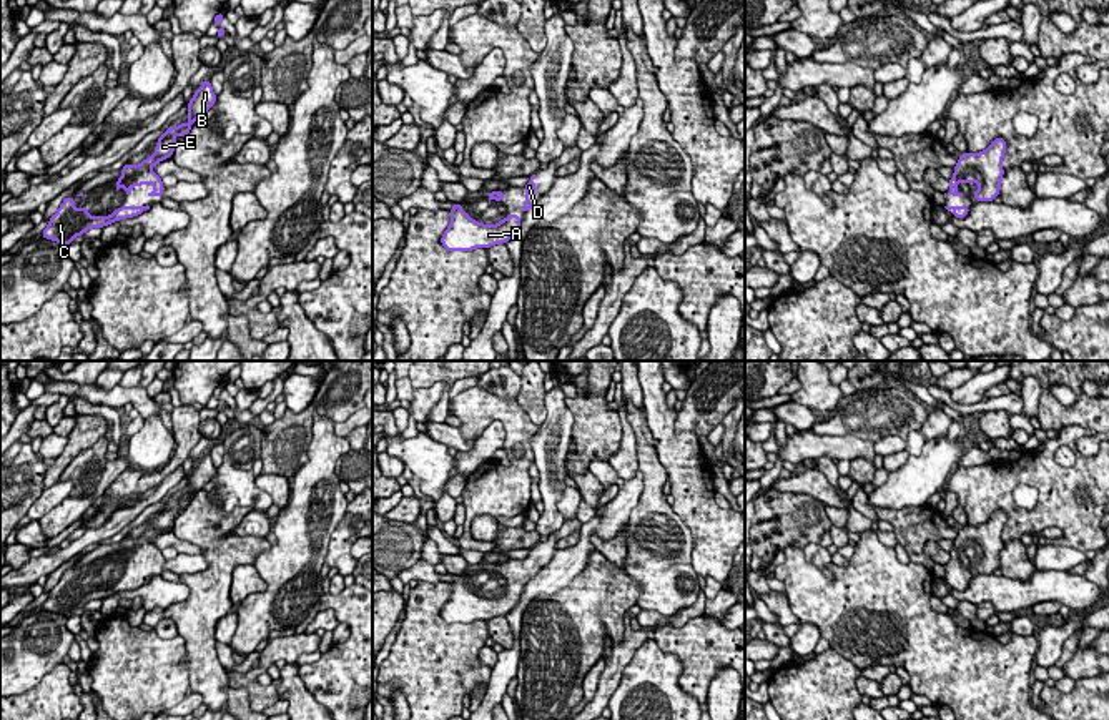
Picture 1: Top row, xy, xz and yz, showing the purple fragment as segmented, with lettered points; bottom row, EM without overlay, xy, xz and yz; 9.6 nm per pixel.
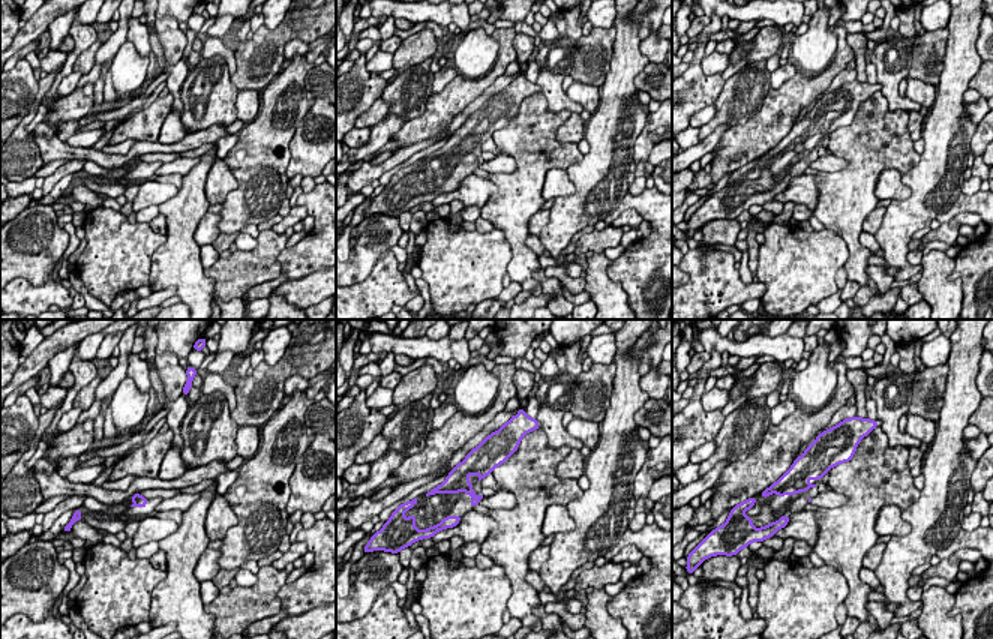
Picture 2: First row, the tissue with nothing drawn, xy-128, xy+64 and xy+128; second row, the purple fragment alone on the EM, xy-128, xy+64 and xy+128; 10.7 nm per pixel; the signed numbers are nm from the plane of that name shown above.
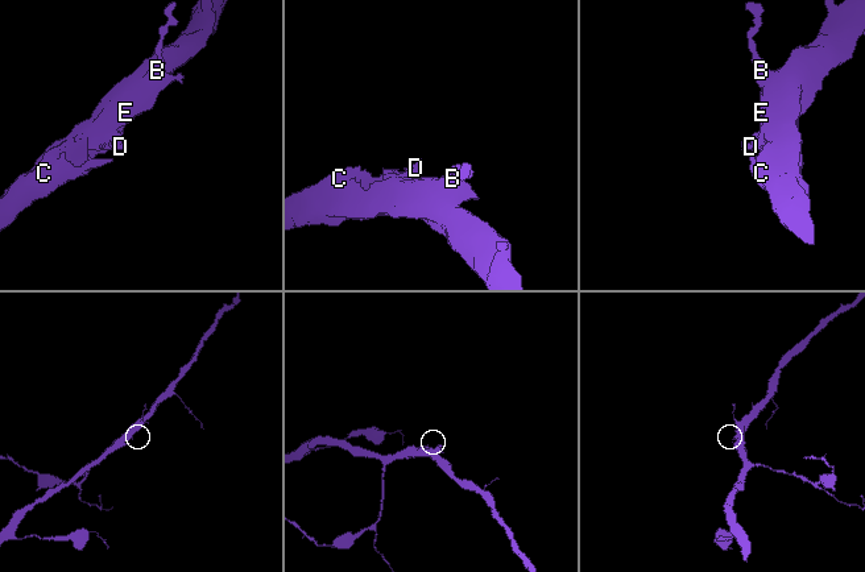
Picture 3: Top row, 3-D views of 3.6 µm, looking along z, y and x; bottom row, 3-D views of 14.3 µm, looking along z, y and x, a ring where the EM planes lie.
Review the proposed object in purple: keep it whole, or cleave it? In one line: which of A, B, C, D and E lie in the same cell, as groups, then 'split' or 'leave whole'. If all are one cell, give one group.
A B C D E | leave whole

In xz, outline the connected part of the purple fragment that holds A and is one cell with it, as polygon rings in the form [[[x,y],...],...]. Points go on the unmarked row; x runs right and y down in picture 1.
[[[456,575],[451,587],[451,597],[441,610],[441,617],[447,624],[472,624],[476,620],[507,615],[522,595],[517,587],[510,587],[509,590],[502,590],[499,597],[481,597],[462,582],[462,577]]]

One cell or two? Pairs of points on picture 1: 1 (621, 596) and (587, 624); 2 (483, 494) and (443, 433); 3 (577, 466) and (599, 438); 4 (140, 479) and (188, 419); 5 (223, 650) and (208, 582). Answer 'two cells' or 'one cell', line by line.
1: one cell
2: two cells
3: one cell
4: one cell
5: two cells

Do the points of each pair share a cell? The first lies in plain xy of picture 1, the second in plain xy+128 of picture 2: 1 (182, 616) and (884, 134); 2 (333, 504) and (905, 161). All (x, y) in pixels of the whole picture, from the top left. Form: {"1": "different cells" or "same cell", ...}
{"1": "same cell", "2": "different cells"}

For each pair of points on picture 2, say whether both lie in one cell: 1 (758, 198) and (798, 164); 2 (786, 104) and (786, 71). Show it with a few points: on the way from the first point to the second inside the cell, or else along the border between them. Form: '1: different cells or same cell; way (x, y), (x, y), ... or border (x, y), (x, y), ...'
1: same cell; way (768, 192), (789, 174)
2: different cells; border (798, 71), (771, 89)

